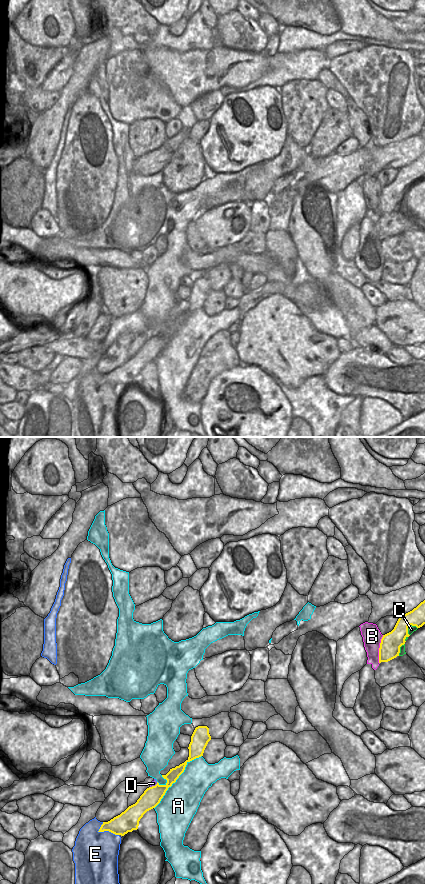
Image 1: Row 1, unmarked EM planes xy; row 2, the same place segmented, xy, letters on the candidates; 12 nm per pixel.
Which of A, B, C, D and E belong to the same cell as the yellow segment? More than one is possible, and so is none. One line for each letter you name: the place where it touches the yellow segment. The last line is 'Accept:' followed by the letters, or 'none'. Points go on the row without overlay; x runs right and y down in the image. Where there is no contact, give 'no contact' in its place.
Accept: none

